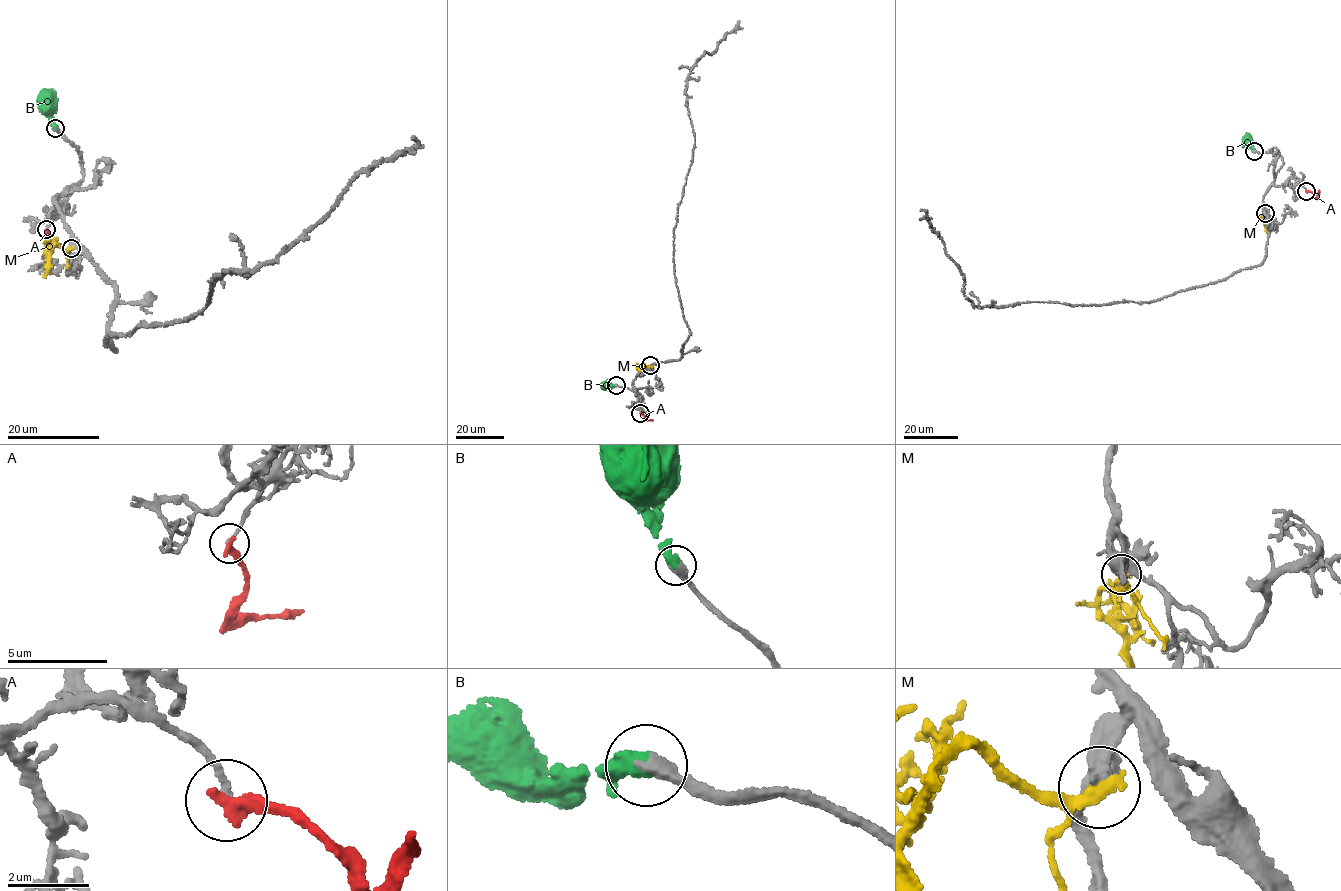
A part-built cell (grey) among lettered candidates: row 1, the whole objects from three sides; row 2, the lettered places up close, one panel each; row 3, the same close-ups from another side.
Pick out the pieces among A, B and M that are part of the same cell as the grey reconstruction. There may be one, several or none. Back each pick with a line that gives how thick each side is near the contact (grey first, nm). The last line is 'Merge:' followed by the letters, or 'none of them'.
B: 440 nm thick on the grey side, 500 nm on the other
Merge: B

